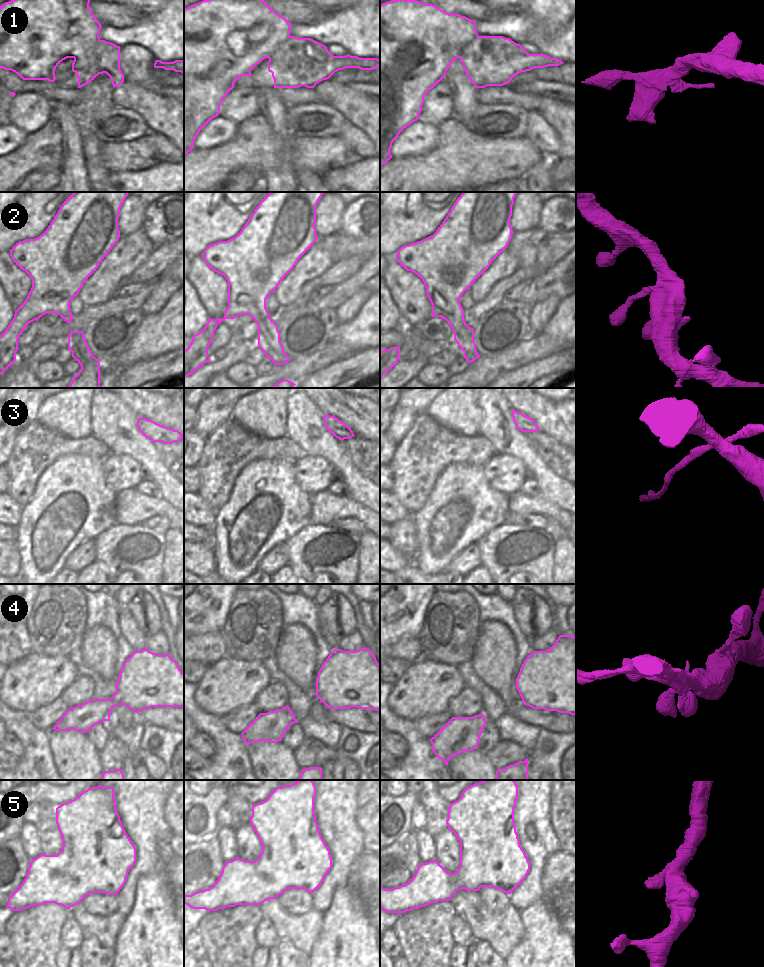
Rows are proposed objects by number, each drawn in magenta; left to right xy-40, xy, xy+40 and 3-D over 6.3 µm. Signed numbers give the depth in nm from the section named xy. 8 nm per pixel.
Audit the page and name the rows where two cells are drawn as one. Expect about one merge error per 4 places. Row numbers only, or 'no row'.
1

